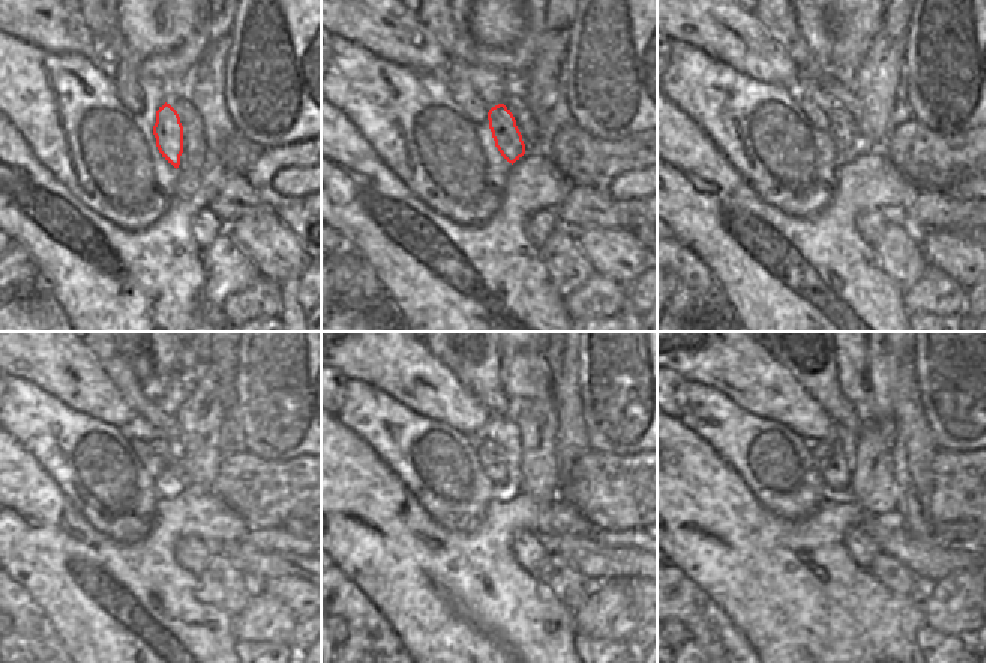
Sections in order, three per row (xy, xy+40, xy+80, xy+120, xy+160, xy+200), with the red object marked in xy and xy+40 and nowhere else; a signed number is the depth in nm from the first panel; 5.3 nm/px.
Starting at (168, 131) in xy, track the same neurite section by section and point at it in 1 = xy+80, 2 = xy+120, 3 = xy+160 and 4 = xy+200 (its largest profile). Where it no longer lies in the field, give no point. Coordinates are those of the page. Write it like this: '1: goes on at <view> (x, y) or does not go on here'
1: goes on at xy+80 (841, 125)
2: goes on at xy+120 (159, 447)
3: goes on at xy+160 (489, 449)
4: goes on at xy+200 (821, 450)

